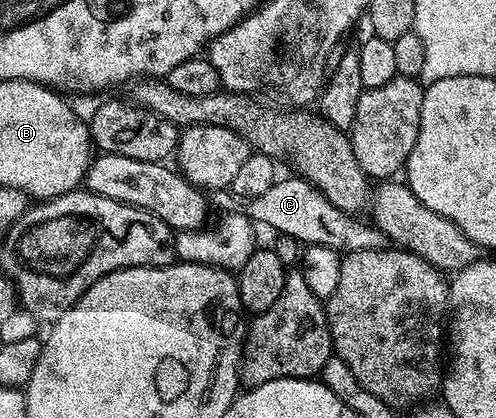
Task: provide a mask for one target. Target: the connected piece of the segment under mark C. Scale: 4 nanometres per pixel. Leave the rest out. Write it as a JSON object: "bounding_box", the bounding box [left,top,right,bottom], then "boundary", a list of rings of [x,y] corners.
{"bounding_box":[247,176,390,253],"boundary":[[[297,176],[279,177],[264,194],[253,197],[247,204],[247,217],[262,223],[279,235],[293,237],[303,245],[322,245],[341,253],[362,250],[385,251],[390,244],[388,236],[370,222],[362,222],[353,213],[344,212],[308,180]]]}

